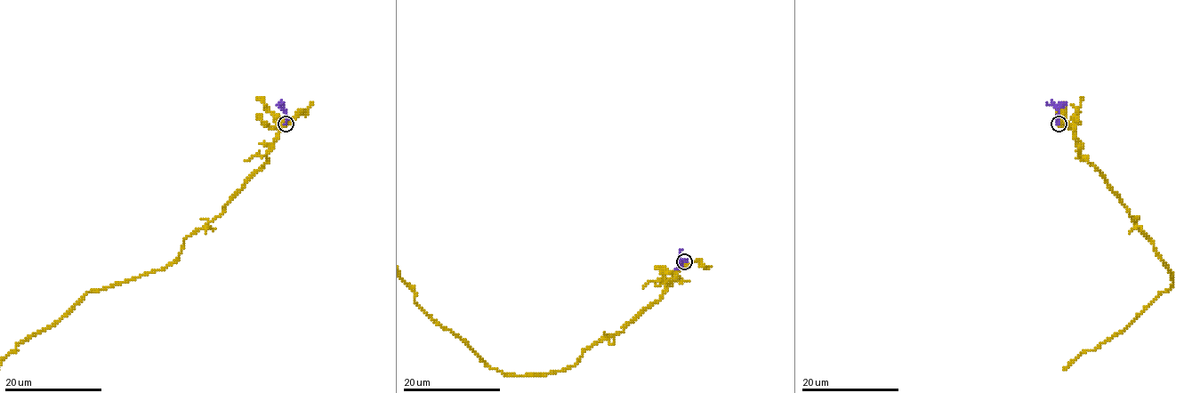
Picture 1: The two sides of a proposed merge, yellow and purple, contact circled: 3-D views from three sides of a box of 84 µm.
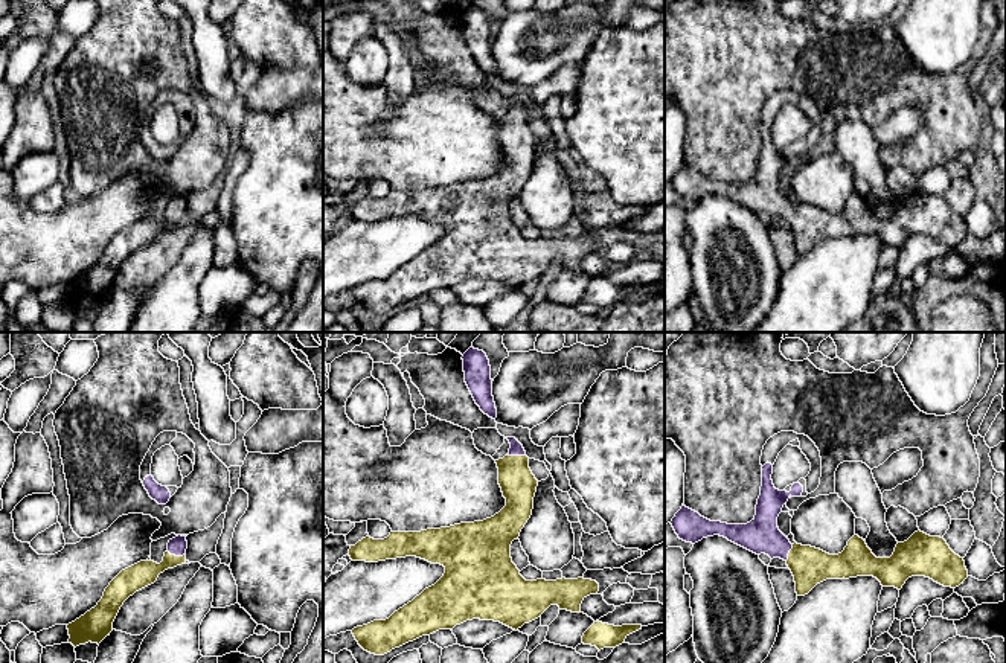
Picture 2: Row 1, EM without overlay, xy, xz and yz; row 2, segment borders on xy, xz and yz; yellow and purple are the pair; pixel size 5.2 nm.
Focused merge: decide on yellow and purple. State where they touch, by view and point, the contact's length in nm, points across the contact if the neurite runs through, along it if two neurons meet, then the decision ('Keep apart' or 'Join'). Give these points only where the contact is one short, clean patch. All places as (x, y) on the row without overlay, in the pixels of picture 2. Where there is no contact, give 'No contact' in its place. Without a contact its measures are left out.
Touches yellow at xz (517, 115). Shared border 100 nm. Path across: xz (519, 144), (517, 115), (515, 107). Join

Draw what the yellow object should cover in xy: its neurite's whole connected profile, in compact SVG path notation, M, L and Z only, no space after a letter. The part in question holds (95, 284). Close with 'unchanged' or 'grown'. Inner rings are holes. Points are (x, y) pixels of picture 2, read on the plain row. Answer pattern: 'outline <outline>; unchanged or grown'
outline M186 195L169 198L160 223L154 219L140 219L122 229L105 247L102 258L95 267L67 283L69 302L79 303L101 302L113 290L113 280L123 261L136 250L154 242L160 232L186 221Z; grown

